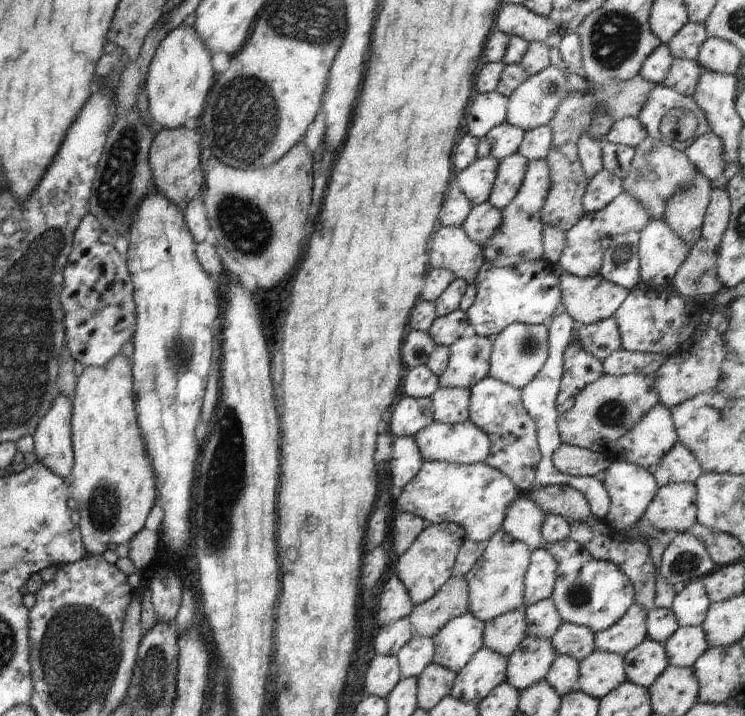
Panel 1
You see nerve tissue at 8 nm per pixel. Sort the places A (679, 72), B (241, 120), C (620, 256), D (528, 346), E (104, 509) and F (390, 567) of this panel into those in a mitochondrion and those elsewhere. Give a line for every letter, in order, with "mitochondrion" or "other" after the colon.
A: other
B: mitochondrion
C: mitochondrion
D: mitochondrion
E: mitochondrion
F: other

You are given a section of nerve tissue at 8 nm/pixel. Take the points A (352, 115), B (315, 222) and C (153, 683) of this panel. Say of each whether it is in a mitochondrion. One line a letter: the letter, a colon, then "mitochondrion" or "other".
A: other
B: other
C: mitochondrion

